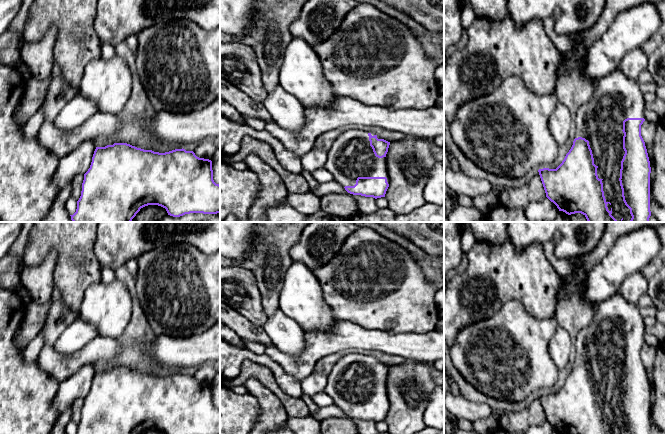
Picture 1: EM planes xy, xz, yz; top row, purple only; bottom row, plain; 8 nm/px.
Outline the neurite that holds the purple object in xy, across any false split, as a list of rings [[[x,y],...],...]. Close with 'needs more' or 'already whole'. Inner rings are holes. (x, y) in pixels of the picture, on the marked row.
[[[114,143],[105,147],[96,147],[90,168],[84,174],[82,191],[77,201],[76,212],[71,216],[73,222],[131,222],[141,208],[148,205],[158,205],[166,209],[168,215],[180,217],[190,213],[217,214],[220,213],[220,185],[213,180],[212,161],[209,159],[199,158],[193,151],[185,149],[175,149],[165,153],[144,150],[127,143]]]; already whole

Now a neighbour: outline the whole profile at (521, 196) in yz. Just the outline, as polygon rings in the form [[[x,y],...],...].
[[[539,172],[528,182],[517,188],[504,189],[499,194],[500,203],[509,207],[525,208],[532,201],[540,201],[546,193]]]

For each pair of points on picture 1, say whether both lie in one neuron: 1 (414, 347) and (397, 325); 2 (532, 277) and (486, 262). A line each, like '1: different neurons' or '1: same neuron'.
1: different neurons
2: same neuron

